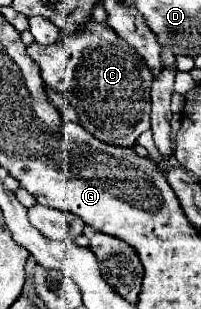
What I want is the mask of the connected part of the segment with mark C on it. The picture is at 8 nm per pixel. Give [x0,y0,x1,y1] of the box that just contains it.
[26,19,152,147]

